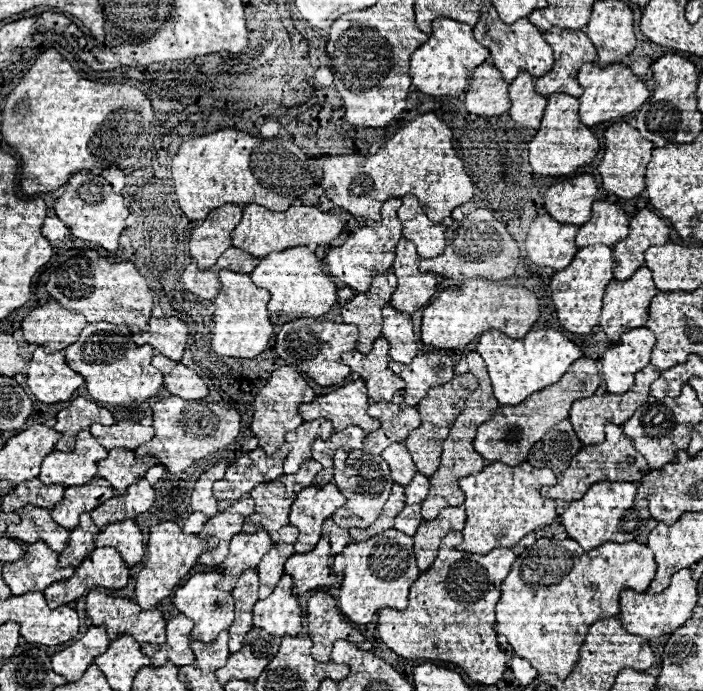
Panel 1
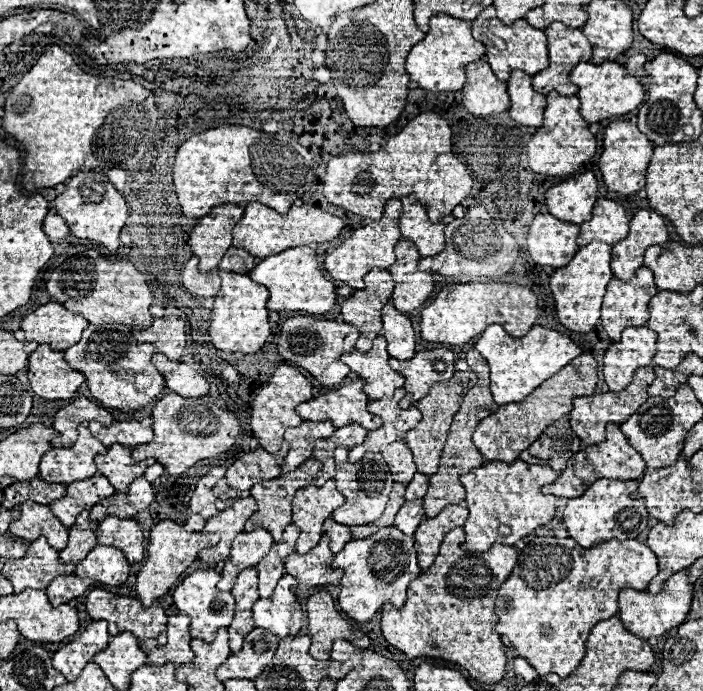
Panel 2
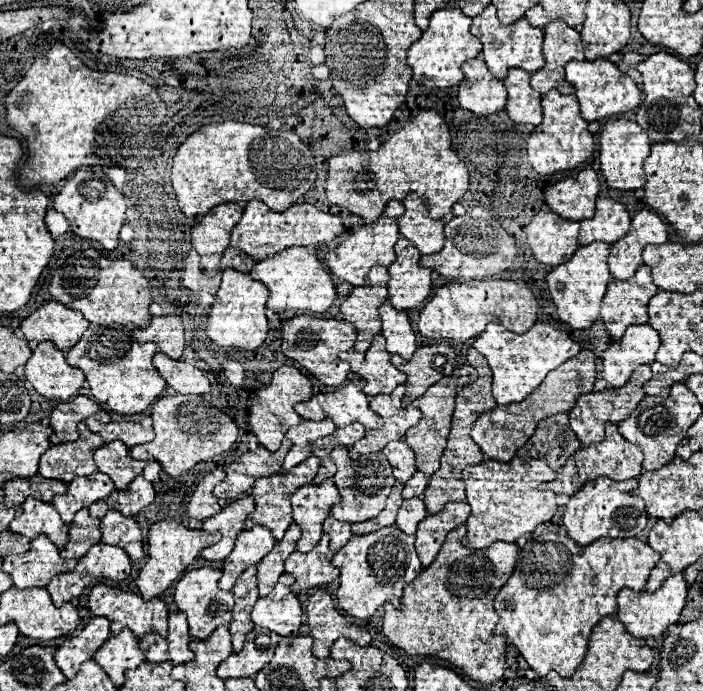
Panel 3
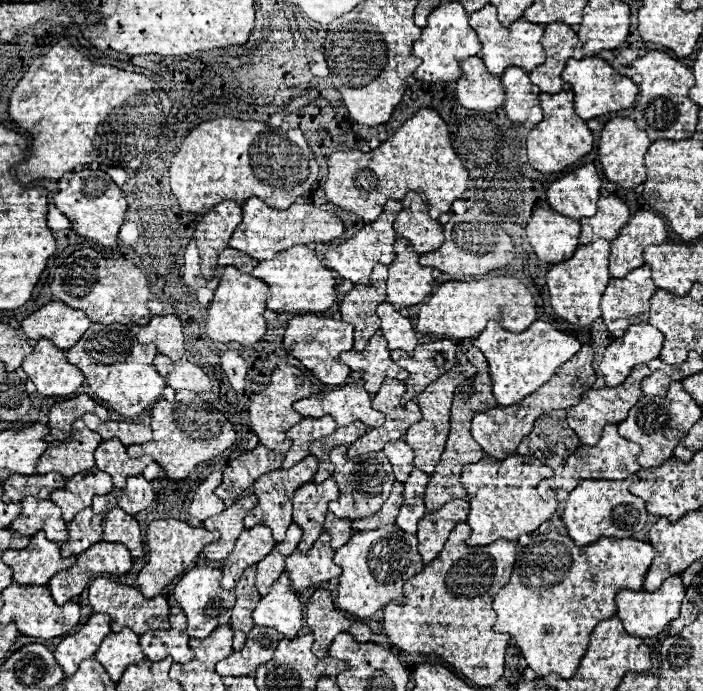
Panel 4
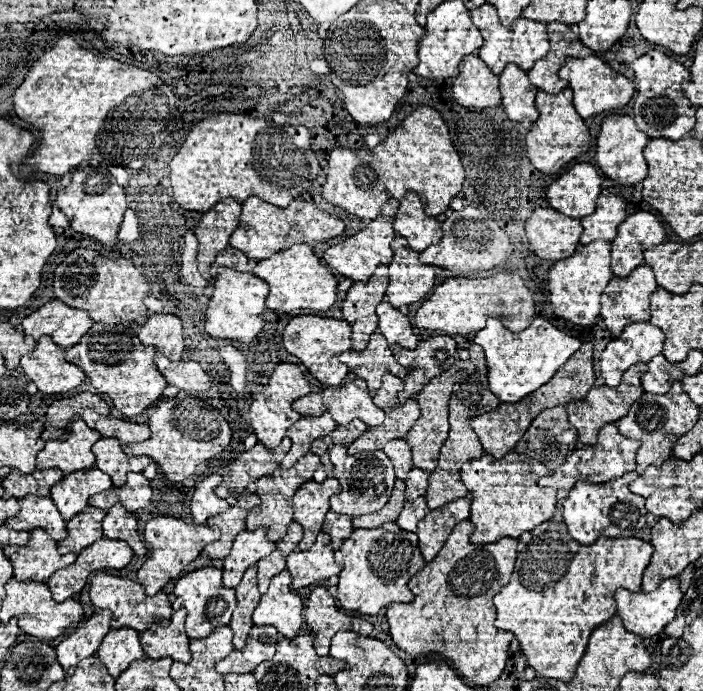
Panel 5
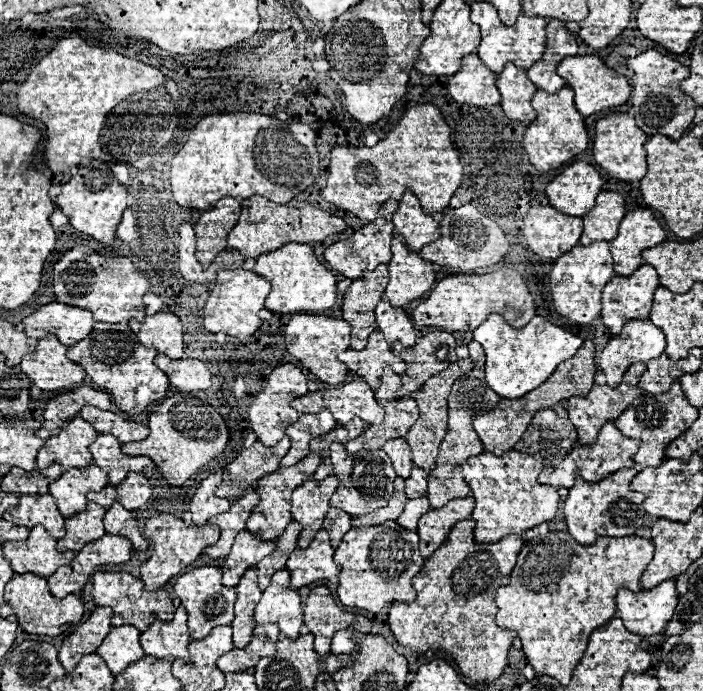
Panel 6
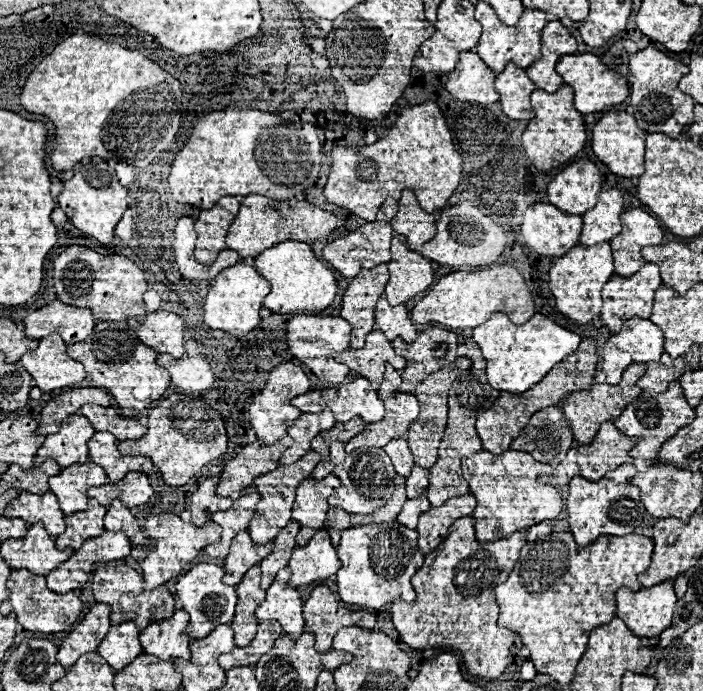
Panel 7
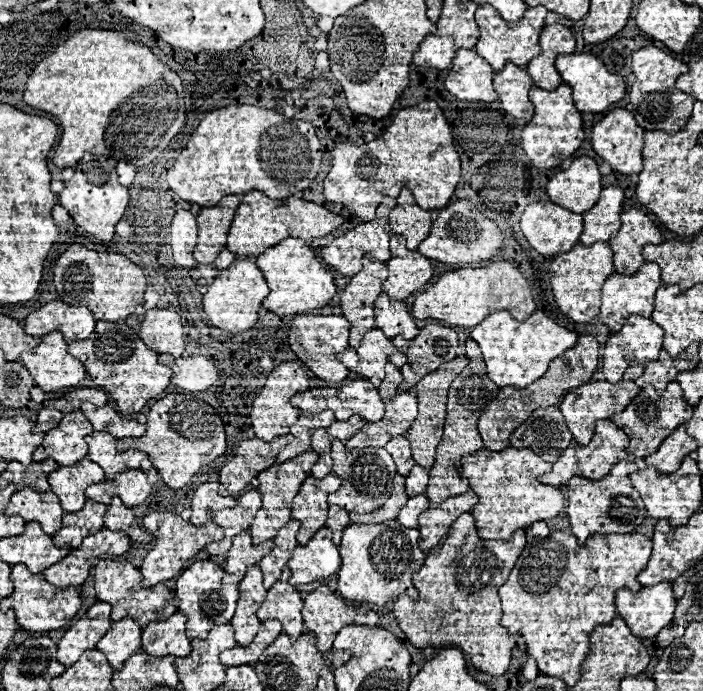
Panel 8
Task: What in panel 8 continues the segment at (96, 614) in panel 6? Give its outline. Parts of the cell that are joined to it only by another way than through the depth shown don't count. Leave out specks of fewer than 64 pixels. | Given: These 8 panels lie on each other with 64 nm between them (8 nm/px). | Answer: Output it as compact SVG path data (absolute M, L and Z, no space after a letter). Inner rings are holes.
M98 602L90 606L88 612L76 620L76 624L66 630L58 642L58 662L66 668L72 666L82 656L82 652L96 648L100 638L108 632L110 624L110 604Z

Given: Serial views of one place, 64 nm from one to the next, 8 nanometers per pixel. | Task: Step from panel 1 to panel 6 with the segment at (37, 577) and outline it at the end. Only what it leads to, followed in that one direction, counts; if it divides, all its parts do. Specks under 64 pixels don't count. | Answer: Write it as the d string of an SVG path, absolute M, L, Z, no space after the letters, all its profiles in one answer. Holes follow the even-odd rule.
M34 526L30 538L24 542L4 542L4 556L10 560L16 574L36 574L40 578L52 576L60 566L68 566L76 552L58 552L56 540L48 536L44 526Z

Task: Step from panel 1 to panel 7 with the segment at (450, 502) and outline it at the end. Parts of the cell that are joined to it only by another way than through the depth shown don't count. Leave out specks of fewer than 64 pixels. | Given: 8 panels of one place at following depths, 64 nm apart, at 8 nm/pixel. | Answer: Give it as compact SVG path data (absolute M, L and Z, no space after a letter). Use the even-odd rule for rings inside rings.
M438 458L438 462L430 468L430 486L426 488L426 496L432 506L440 506L450 498L466 496L468 482L462 478L460 470L462 458Z

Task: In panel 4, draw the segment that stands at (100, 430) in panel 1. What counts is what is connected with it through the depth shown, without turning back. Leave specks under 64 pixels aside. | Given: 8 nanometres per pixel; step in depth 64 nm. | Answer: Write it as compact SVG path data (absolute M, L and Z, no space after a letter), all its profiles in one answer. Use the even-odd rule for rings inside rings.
M84 414L82 420L86 422L86 426L94 432L98 432L102 436L102 440L112 440L118 438L124 446L130 444L144 444L152 440L152 428L146 424L136 424L136 422L104 422L94 414Z

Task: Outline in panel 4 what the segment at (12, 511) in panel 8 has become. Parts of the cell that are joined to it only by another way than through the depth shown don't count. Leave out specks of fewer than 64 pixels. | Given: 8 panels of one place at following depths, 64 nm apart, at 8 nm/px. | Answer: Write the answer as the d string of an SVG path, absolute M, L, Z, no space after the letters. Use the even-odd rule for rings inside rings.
M26 496L22 500L22 514L10 524L10 528L24 532L24 536L46 532L48 540L56 544L64 544L64 540L68 540L66 522L62 520L60 508L56 508L50 500L38 500L34 496Z

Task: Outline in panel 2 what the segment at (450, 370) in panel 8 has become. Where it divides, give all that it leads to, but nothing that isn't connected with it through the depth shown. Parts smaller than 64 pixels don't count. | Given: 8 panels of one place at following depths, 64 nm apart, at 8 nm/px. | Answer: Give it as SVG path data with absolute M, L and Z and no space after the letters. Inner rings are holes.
M472 370L468 372L454 372L454 376L446 382L436 382L430 392L418 400L414 406L420 408L422 412L422 422L412 430L408 432L408 436L404 438L404 442L408 444L412 456L414 456L414 462L418 466L418 472L420 474L428 474L432 476L436 470L438 470L438 464L440 464L440 454L442 454L442 448L446 444L446 438L448 438L448 430L450 430L450 422L454 418L454 414L458 412L460 404L462 404L462 398L464 394L476 384L476 374Z

